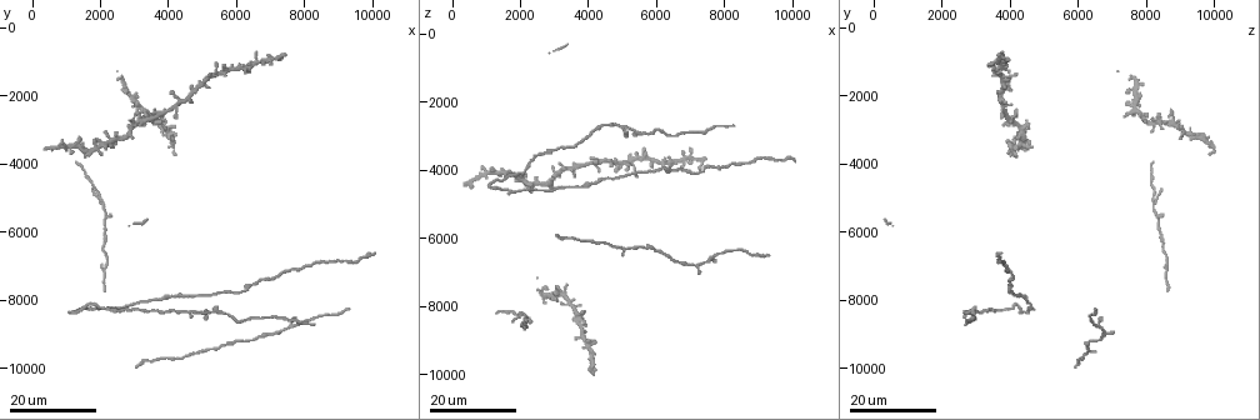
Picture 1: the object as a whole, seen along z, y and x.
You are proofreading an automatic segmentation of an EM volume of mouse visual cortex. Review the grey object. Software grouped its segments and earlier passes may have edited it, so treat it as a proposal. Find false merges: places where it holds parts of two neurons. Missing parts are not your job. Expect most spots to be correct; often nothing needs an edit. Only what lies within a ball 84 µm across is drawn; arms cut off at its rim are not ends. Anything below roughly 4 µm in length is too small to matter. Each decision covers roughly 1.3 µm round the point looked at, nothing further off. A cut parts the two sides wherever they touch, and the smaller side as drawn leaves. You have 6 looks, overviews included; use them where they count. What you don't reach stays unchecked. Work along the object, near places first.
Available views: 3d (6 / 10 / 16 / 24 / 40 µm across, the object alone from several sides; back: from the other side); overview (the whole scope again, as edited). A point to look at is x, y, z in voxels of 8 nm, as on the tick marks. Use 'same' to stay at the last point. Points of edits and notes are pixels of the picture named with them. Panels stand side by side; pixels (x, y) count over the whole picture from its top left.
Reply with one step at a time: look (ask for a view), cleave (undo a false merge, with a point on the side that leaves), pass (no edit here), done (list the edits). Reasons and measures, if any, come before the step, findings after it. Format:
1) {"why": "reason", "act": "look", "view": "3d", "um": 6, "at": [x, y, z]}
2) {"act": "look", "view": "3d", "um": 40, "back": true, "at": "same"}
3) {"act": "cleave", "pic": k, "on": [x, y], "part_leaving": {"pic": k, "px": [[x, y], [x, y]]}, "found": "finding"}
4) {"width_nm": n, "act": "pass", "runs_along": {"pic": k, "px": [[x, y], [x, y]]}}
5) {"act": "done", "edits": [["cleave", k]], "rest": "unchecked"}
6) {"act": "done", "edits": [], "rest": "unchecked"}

{"why": "four-way junction", "act": "look", "view": "3d", "um": 16, "at": [2400, 3400, 4400]}

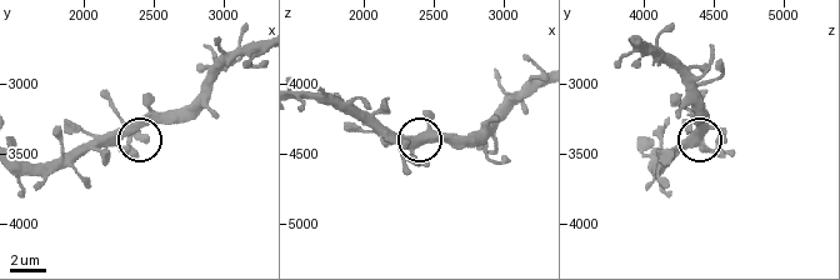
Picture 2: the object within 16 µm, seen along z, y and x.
{"why": "closer look", "act": "look", "view": "3d", "um": 10, "at": [2360, 3320, 4460]}

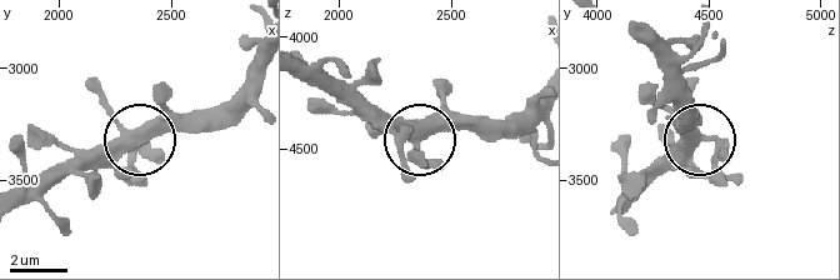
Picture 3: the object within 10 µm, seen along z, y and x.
{"act": "pass", "runs_along": {"pic": 3, "px": [[26, 203], [148, 135], [203, 133]]}, "found": "continuous, no second neuron"}

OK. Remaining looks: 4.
{"why": "three-way junction", "act": "look", "view": "3d", "um": 16, "at": [2100, 5200, 8200]}

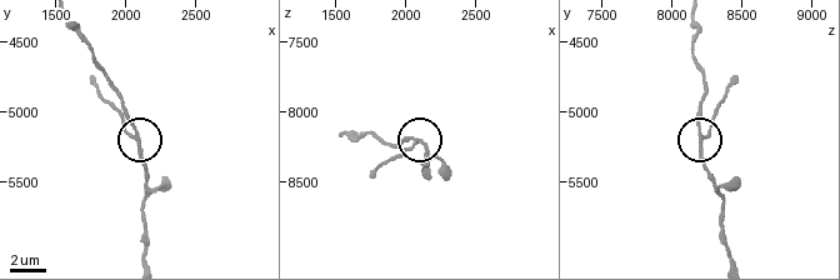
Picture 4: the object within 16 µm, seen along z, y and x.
{"act": "look", "view": "3d", "um": 6, "at": [2040, 5160, 8240]}

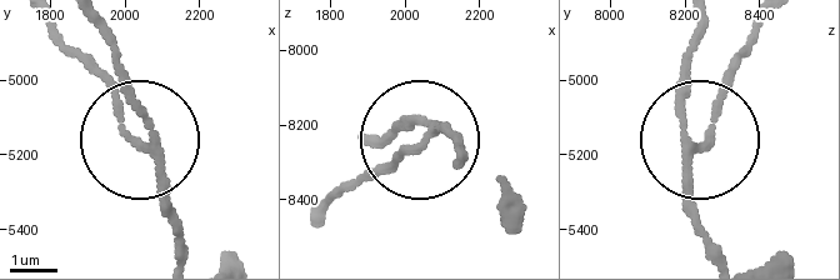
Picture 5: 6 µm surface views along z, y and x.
{"act": "pass", "found": "all the same neuron"}

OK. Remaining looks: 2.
{"act": "look", "view": "3d", "um": 16, "at": [4200, 8300, 2900]}

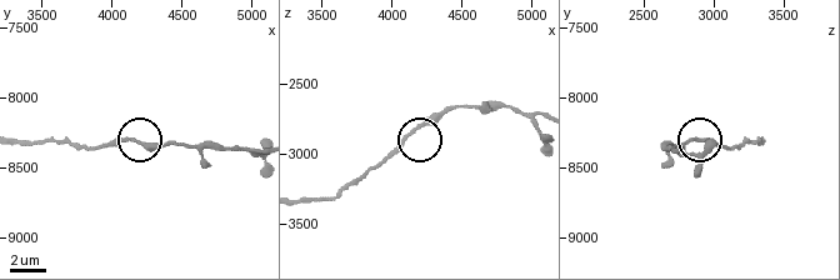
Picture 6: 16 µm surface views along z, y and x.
{"act": "look", "view": "3d", "um": 10, "at": [4120, 8300, 2860]}

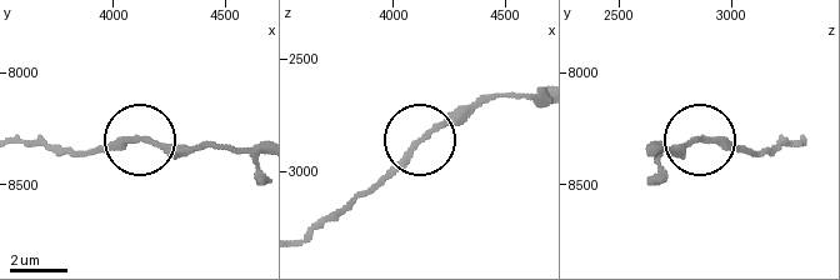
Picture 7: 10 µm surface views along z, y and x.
{"width_nm": 200, "act": "pass", "found": "continuous, no second neuron"}

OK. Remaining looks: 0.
{"act": "done", "edits": [], "rest": "unchecked"}

